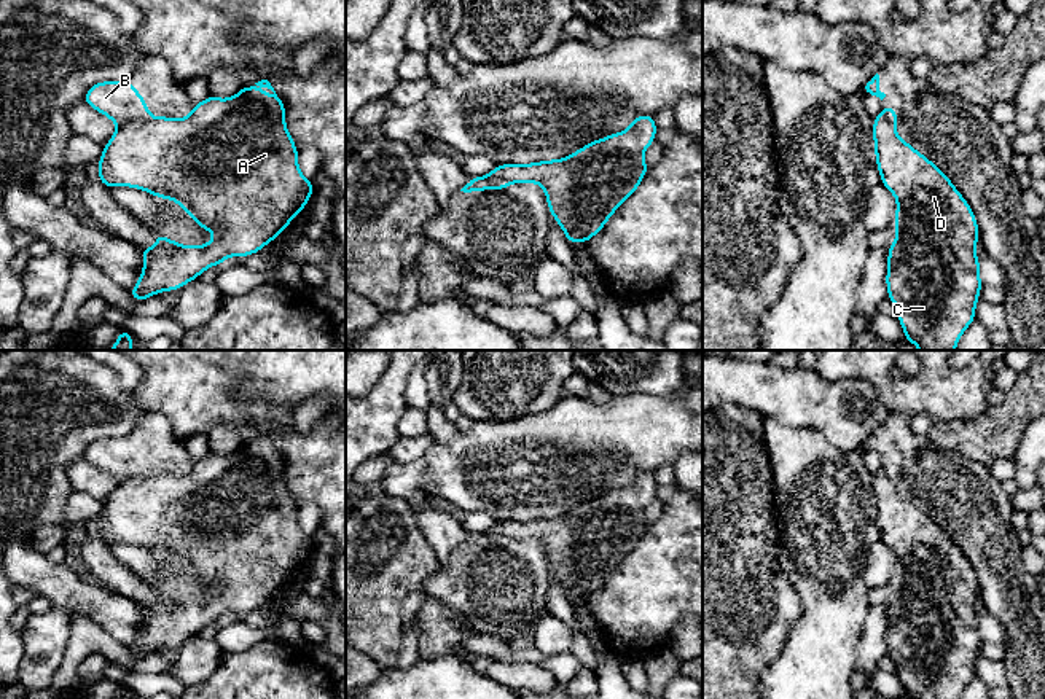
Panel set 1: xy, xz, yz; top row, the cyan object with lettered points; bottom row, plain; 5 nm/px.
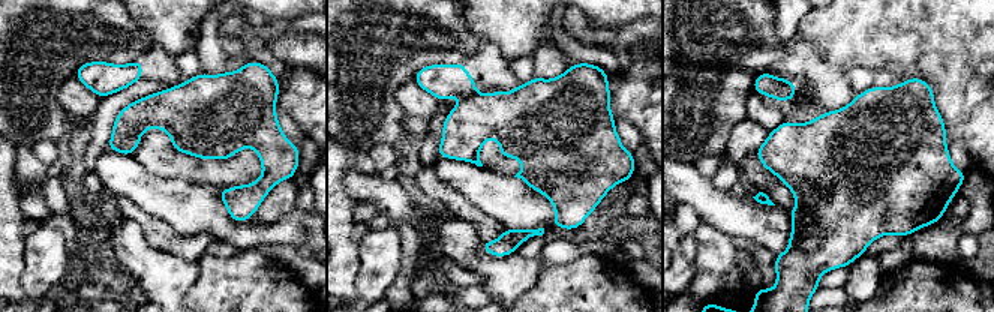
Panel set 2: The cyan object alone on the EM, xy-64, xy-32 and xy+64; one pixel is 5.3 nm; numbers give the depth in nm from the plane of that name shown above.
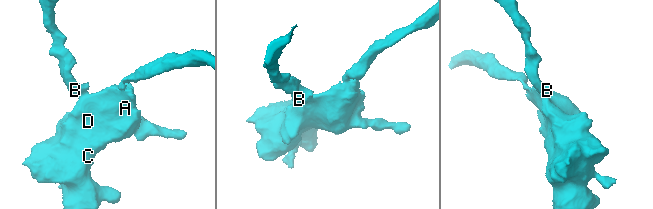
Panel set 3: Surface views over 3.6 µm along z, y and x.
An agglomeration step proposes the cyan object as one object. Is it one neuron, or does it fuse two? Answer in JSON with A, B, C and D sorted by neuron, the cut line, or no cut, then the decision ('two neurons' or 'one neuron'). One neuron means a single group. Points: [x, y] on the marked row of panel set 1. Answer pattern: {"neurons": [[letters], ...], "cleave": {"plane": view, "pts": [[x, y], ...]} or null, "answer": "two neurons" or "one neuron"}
{"neurons": [["A", "C", "D"], ["B"]], "cleave": {"plane": "xy", "pts": [[152, 118], [129, 121], [118, 128]]}, "answer": "two neurons"}

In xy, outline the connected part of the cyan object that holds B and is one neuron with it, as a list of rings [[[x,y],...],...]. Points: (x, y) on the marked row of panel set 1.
[[[129,78],[96,83],[86,91],[83,100],[115,121],[118,127],[151,119],[150,108],[143,103],[143,94],[134,89]]]

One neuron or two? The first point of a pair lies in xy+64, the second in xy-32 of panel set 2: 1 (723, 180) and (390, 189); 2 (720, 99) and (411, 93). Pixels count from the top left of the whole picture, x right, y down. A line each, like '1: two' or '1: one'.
1: two
2: two

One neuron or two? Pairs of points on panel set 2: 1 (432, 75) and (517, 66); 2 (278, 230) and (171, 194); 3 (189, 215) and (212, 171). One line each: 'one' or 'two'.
1: two
2: one
3: two

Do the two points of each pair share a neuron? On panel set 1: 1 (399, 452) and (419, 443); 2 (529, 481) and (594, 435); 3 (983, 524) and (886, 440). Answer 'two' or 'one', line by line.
1: one
2: one
3: one

